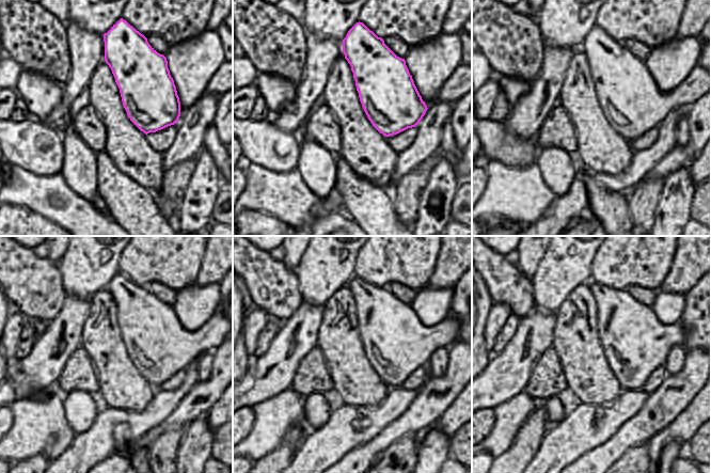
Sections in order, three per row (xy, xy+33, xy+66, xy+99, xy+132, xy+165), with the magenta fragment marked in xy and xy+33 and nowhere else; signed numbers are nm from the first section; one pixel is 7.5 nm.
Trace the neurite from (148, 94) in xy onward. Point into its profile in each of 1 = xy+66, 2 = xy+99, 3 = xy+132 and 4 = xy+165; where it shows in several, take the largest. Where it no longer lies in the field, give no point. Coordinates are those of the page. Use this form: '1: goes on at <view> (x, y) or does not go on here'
1: goes on at xy+66 (632, 101)
2: goes on at xy+99 (159, 345)
3: goes on at xy+132 (397, 343)
4: goes on at xy+165 (636, 343)

